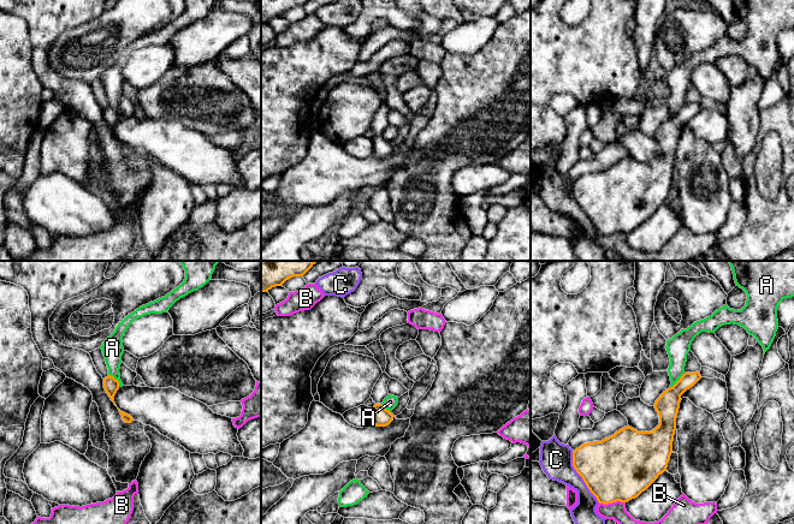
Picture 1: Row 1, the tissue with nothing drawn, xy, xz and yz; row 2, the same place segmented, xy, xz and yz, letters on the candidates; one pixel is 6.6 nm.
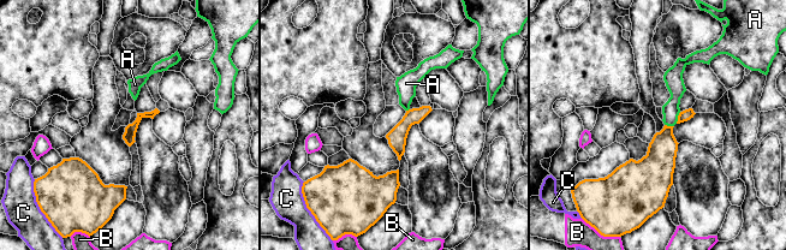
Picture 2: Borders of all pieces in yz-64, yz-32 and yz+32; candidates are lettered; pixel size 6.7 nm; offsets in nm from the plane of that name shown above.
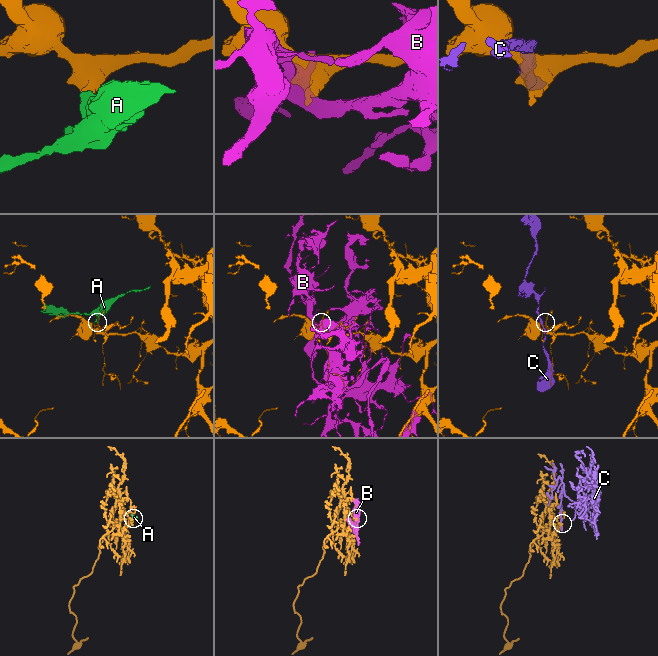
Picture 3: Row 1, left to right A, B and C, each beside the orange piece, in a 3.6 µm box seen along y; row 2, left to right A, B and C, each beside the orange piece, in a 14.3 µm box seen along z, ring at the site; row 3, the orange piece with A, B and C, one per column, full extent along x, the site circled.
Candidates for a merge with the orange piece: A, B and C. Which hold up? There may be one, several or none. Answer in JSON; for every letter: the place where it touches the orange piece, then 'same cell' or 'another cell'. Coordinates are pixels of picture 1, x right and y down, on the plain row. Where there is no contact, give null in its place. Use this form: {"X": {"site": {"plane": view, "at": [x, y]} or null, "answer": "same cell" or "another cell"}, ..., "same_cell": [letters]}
{"A": {"site": {"plane": "xy", "at": [114, 109]}, "answer": "another cell"}, "B": {"site": {"plane": "yz", "at": [611, 233]}, "answer": "another cell"}, "C": {"site": {"plane": "yz", "at": [581, 207]}, "answer": "another cell"}, "same_cell": []}

